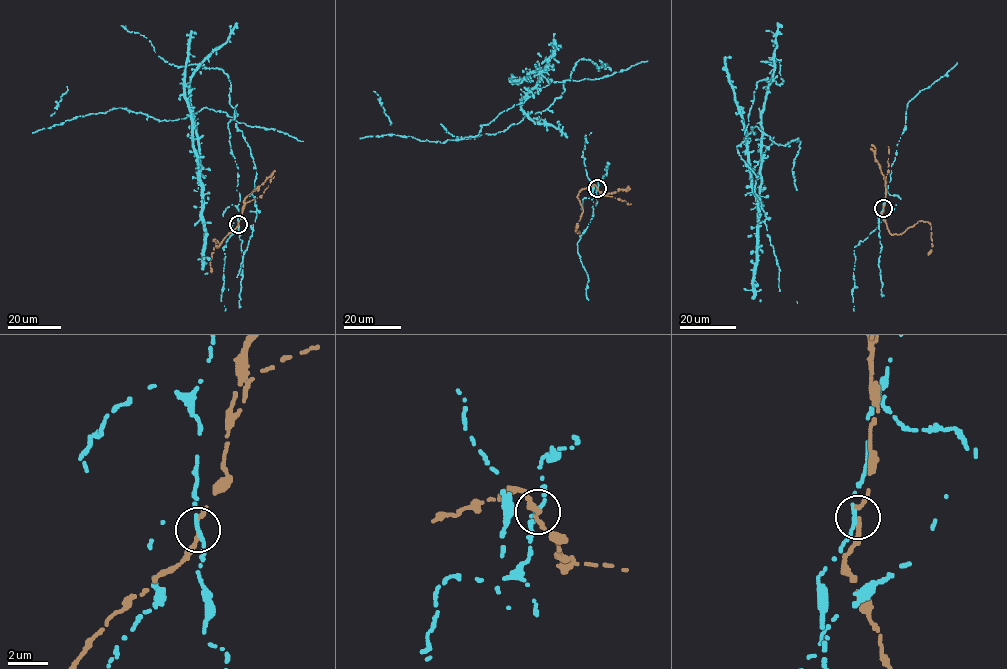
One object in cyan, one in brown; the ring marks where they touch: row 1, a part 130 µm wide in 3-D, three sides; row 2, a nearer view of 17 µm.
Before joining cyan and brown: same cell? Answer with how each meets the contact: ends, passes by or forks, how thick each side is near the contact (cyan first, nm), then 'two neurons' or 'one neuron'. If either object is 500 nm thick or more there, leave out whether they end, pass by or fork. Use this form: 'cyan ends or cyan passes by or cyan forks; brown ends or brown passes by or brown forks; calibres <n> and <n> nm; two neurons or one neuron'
cyan passes by; brown passes by; calibres 190 and 220 nm; two neurons

